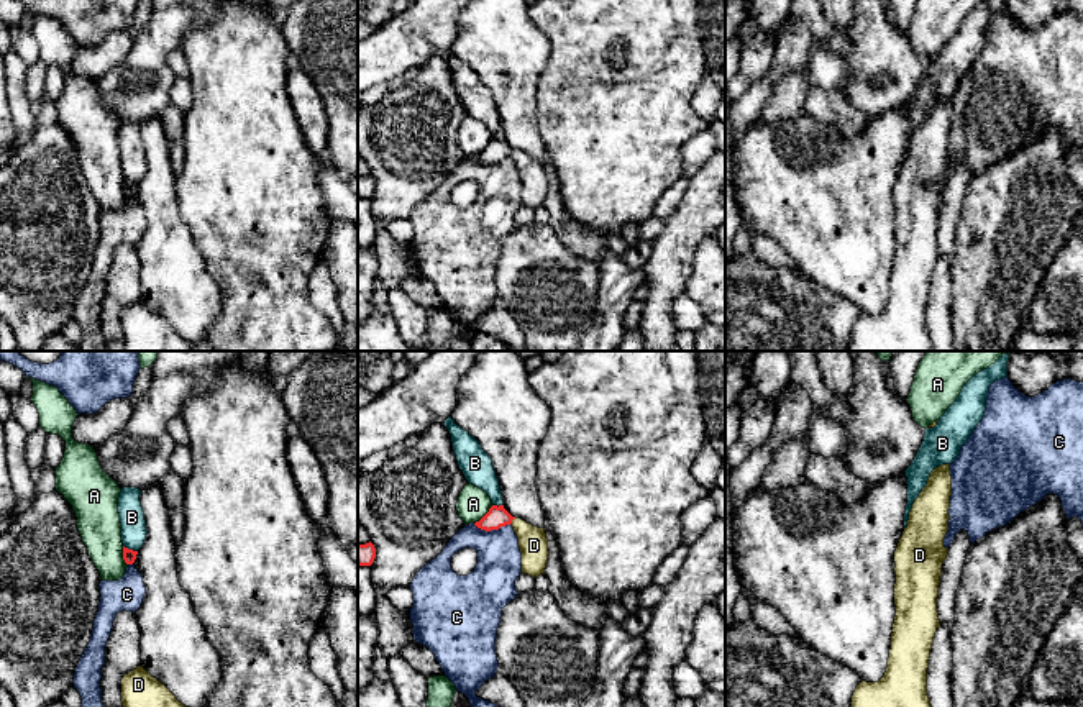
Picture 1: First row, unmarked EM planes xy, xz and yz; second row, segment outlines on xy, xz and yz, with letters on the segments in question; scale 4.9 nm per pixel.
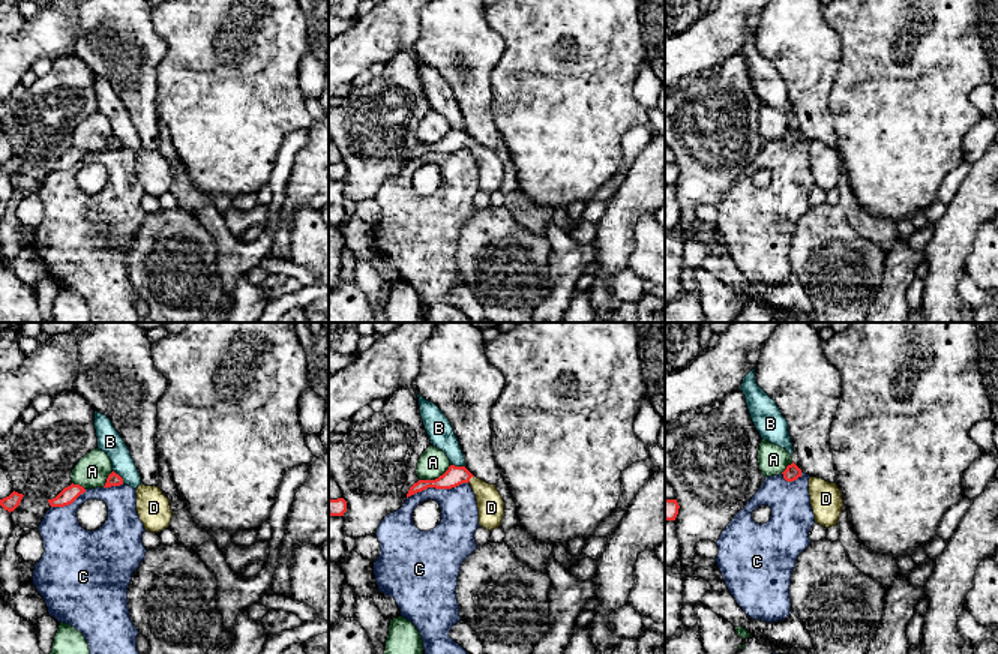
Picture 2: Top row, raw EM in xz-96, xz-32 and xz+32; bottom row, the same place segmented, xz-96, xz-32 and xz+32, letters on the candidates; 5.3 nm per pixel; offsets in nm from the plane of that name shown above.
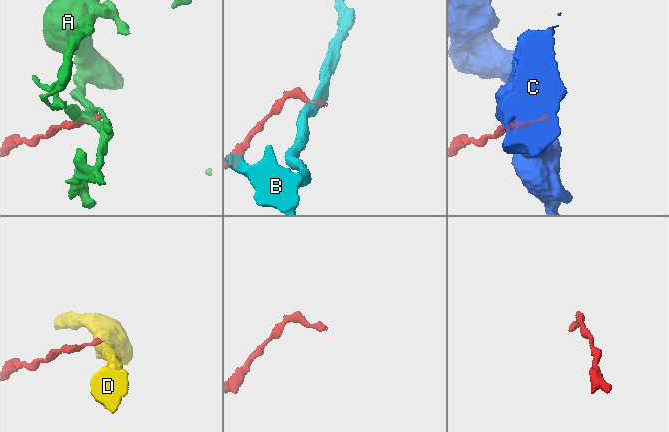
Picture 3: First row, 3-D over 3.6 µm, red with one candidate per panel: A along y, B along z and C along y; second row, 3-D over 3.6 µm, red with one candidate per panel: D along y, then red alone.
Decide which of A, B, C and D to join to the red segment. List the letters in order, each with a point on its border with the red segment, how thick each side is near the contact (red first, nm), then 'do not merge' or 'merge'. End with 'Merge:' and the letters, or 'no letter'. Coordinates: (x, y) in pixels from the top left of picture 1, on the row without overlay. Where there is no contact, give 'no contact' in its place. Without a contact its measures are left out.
A: contact xz (484, 148); calibres 100 and 160 nm; do not merge
B: contact xy (130, 182); calibres 60 and 130 nm; do not merge
C: contact xz (491, 161); calibres 100 and 220 nm; do not merge
D: contact xz (512, 151); calibres 100 and 140 nm; merge
Merge: D

